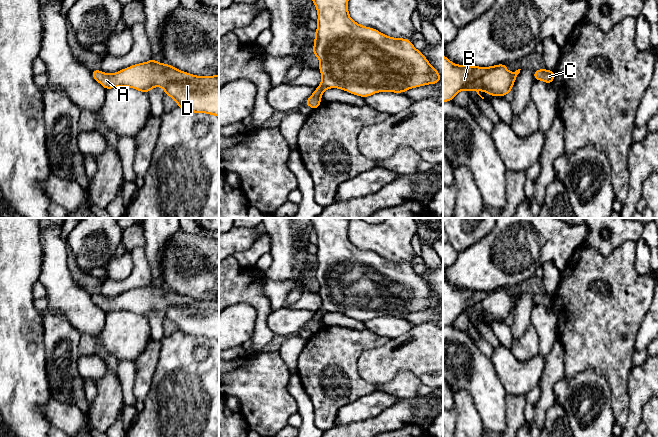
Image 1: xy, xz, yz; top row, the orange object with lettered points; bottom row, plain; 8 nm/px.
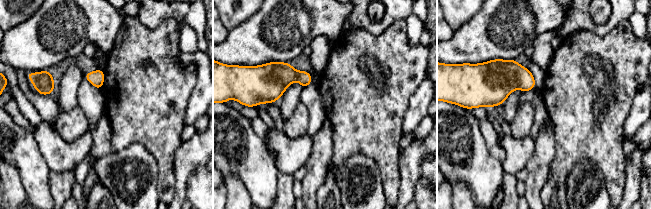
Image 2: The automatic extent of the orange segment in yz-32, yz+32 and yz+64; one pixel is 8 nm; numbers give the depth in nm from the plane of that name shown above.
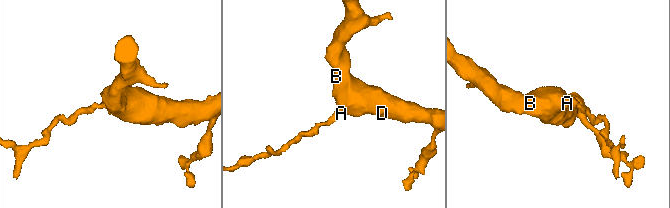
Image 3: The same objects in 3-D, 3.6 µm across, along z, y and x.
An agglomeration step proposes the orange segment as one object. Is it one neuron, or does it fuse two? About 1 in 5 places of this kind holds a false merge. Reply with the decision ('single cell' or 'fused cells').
single cell

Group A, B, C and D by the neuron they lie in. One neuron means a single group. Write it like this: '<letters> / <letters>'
A B C D

